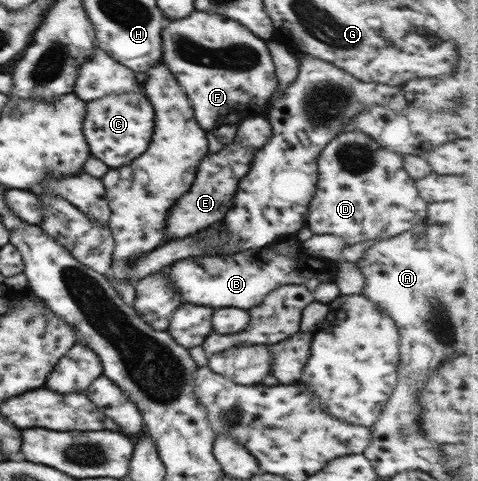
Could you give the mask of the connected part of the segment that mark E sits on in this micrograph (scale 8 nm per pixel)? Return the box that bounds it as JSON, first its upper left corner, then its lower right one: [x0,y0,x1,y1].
[166,141,256,242]

